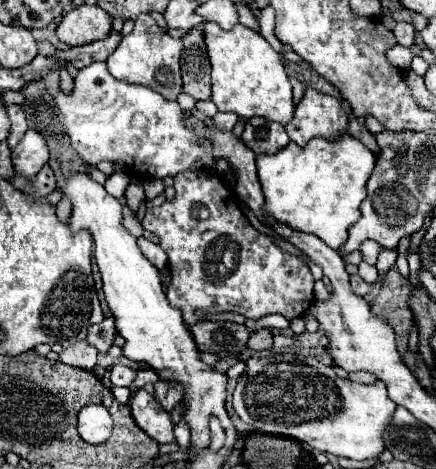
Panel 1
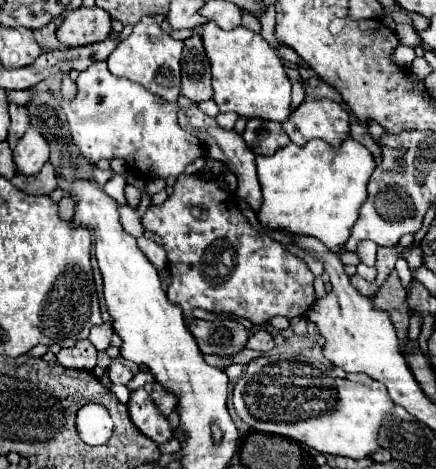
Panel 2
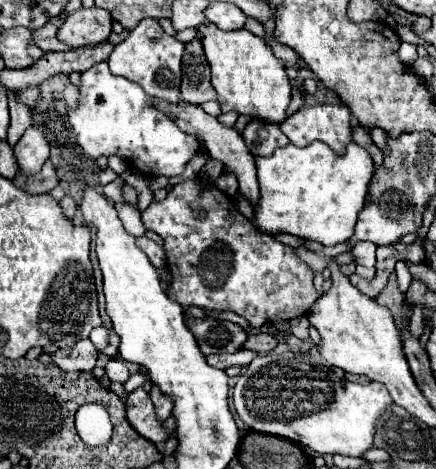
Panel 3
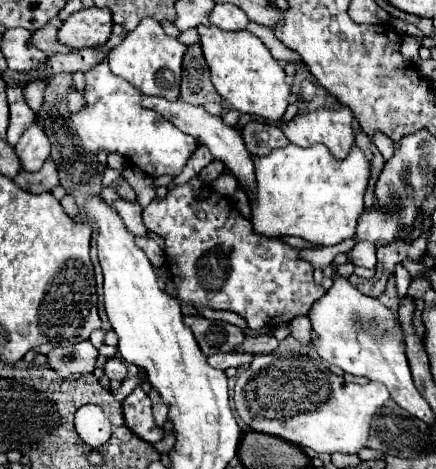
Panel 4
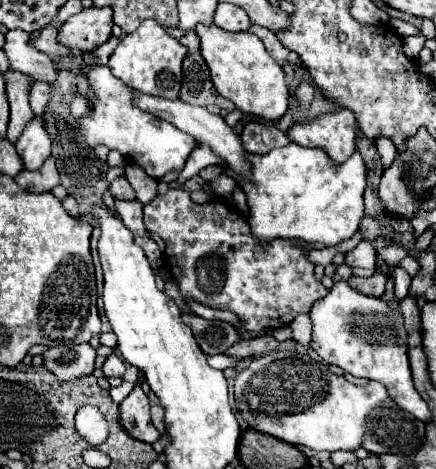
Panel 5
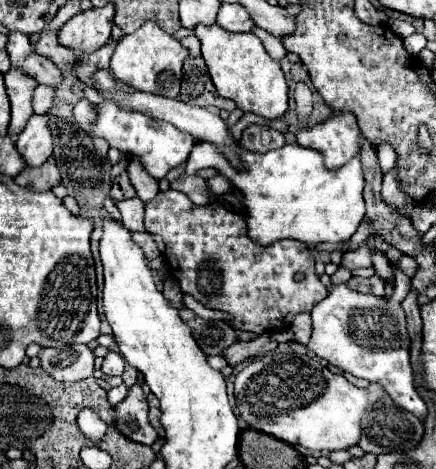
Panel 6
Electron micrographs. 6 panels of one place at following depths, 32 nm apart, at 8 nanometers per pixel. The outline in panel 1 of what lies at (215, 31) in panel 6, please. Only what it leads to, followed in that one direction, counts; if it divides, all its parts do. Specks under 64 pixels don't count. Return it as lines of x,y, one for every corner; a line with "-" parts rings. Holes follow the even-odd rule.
204,22
202,26
210,64
212,64
212,102
220,112
234,112
240,118
262,116
272,122
286,124
294,114
292,84
284,72
282,56
256,32
242,24
232,30
222,30
218,24

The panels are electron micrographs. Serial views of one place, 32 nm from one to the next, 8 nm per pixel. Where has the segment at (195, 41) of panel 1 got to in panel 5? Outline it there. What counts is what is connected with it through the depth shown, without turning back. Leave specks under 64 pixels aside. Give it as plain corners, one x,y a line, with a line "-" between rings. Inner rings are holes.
200,52
188,54
184,58
184,76
182,76
182,90
180,90
180,100
194,104
194,106
208,106
208,104
220,104
228,112
234,108
230,102
224,104
220,94
216,92
212,80
210,80
210,70
202,58

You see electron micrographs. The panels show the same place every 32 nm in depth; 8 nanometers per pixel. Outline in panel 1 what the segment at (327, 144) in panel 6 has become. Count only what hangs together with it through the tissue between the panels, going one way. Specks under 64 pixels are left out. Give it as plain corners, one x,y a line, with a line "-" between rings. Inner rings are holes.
302,80
302,84
304,84
304,96
296,106
294,118
286,124
286,130
288,130
288,136
292,138
292,142
296,142
298,146
304,146
310,138
316,138
316,136
336,138
338,134
342,134
348,126
348,116
342,110
340,102
336,98
328,96
328,94
322,94
322,92
314,90
306,80

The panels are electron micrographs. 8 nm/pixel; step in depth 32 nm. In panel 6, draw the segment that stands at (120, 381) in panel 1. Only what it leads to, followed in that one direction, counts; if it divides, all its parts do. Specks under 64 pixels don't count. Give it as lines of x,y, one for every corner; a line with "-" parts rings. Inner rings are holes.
110,352
110,354
104,358
102,372
104,372
106,376
122,376
122,372
124,372
124,358
122,358
118,352

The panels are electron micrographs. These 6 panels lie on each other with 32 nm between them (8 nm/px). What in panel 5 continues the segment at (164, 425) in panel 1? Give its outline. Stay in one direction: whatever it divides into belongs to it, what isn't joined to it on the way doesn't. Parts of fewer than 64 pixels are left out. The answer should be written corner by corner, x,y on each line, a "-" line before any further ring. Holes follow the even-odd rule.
138,384
120,404
120,422
130,436
146,444
154,444
160,438
160,432
154,428
150,420
150,400

